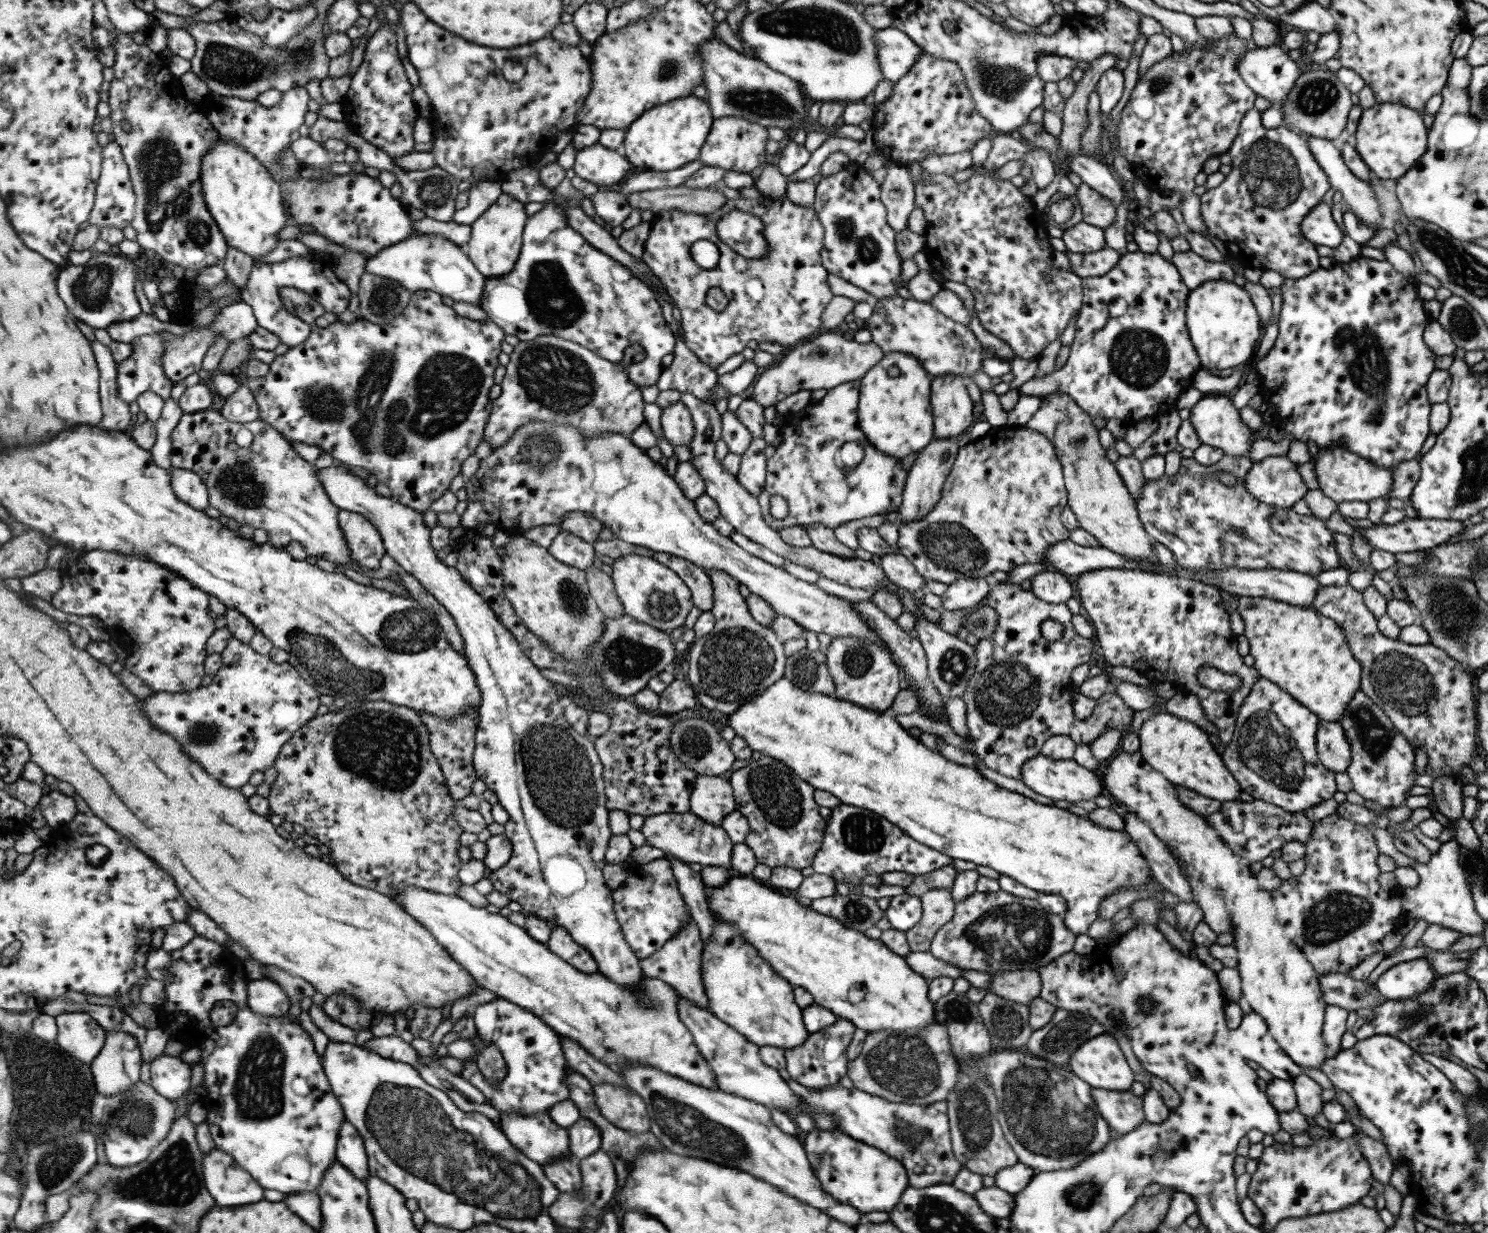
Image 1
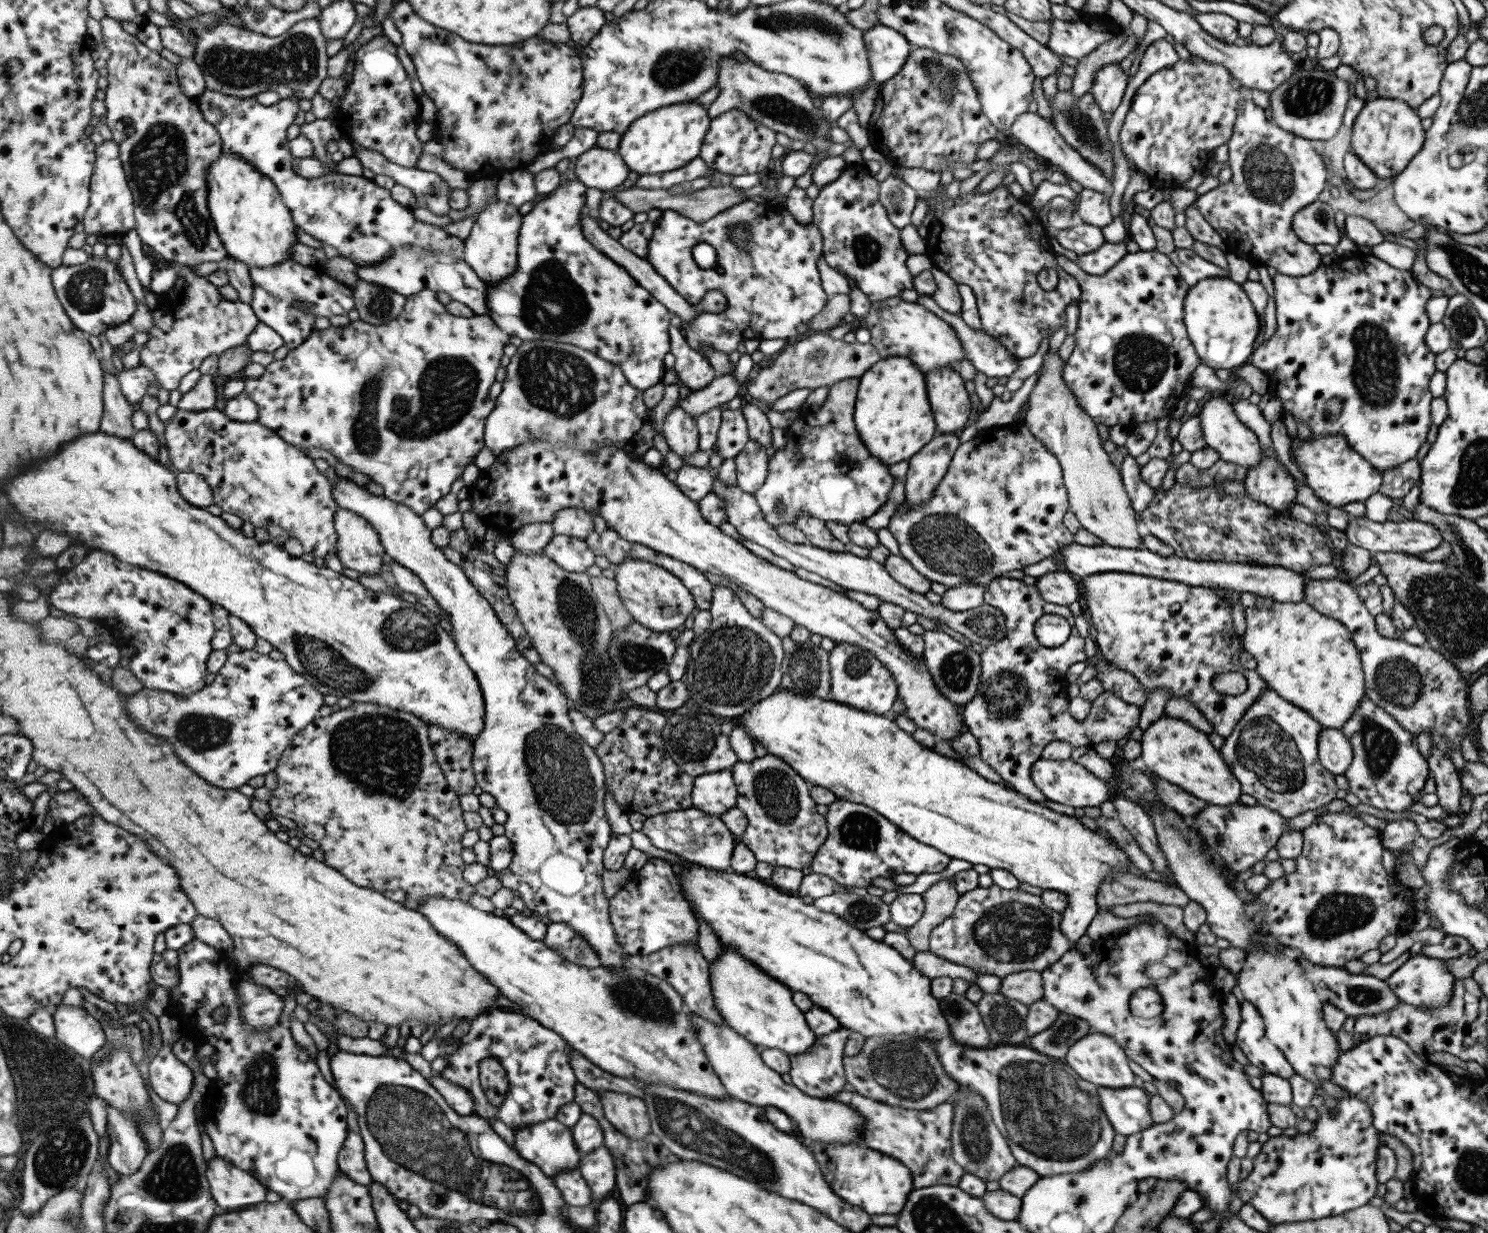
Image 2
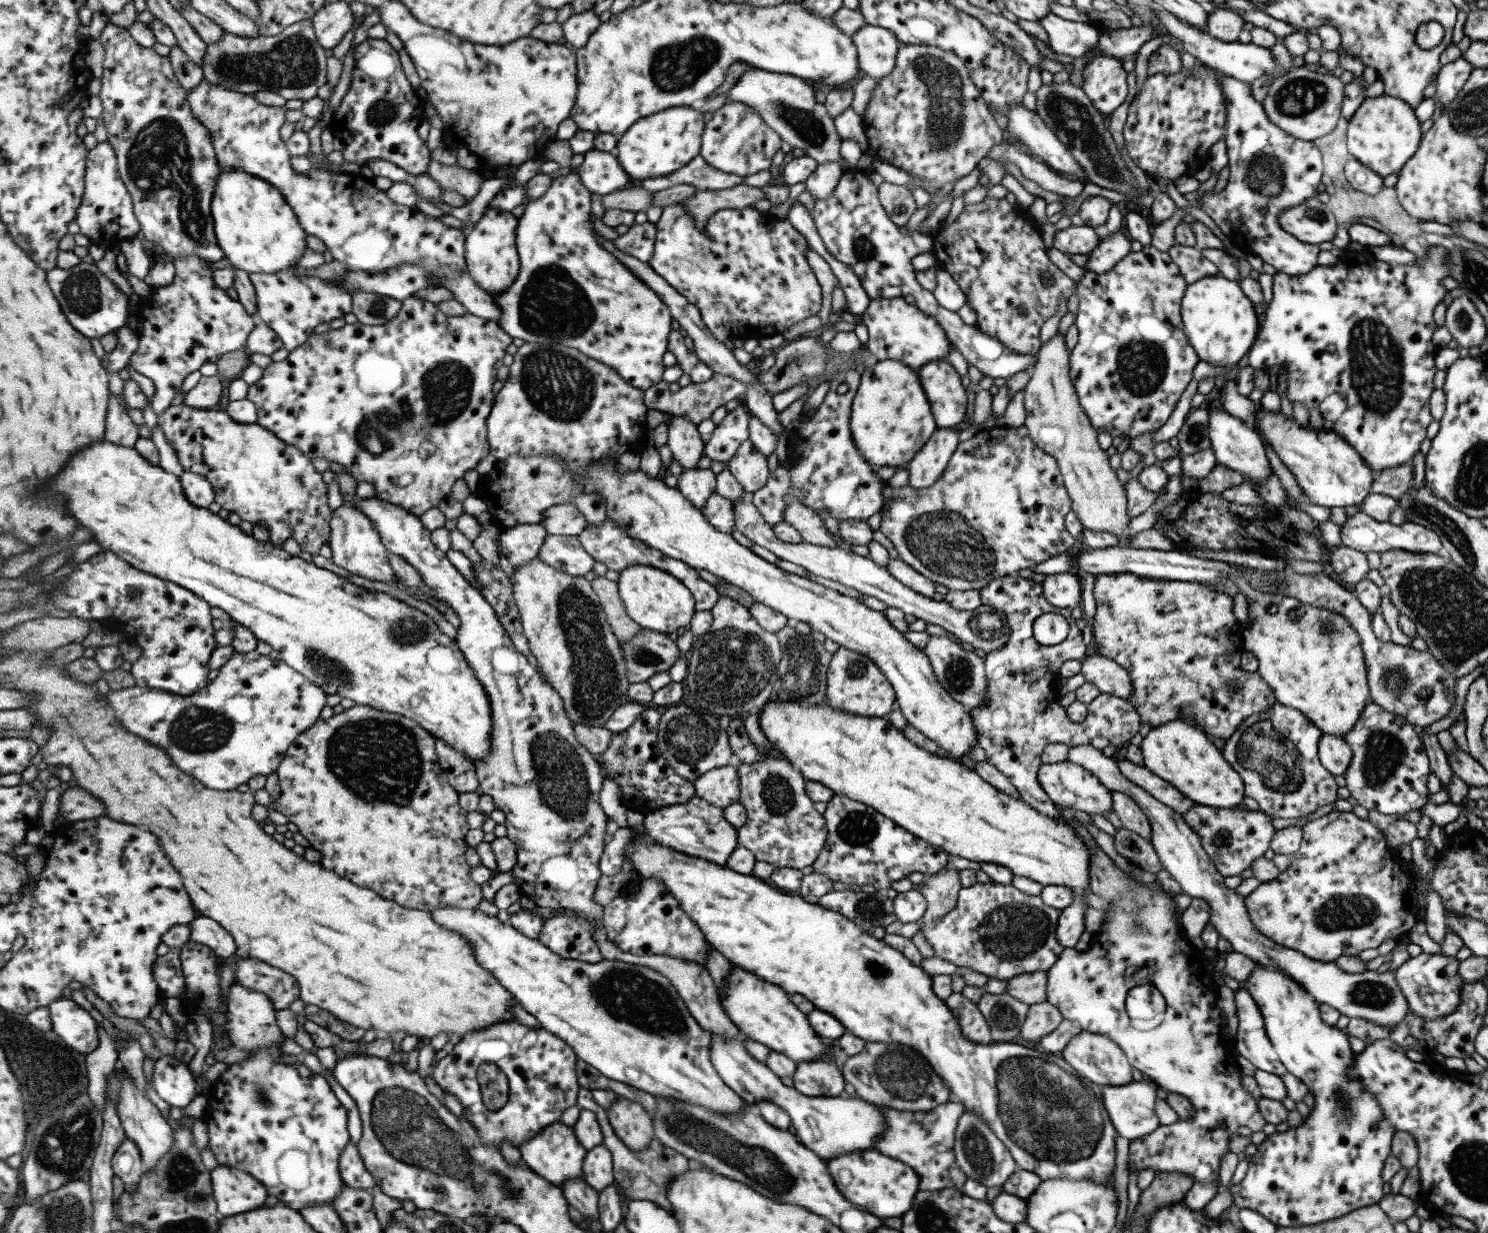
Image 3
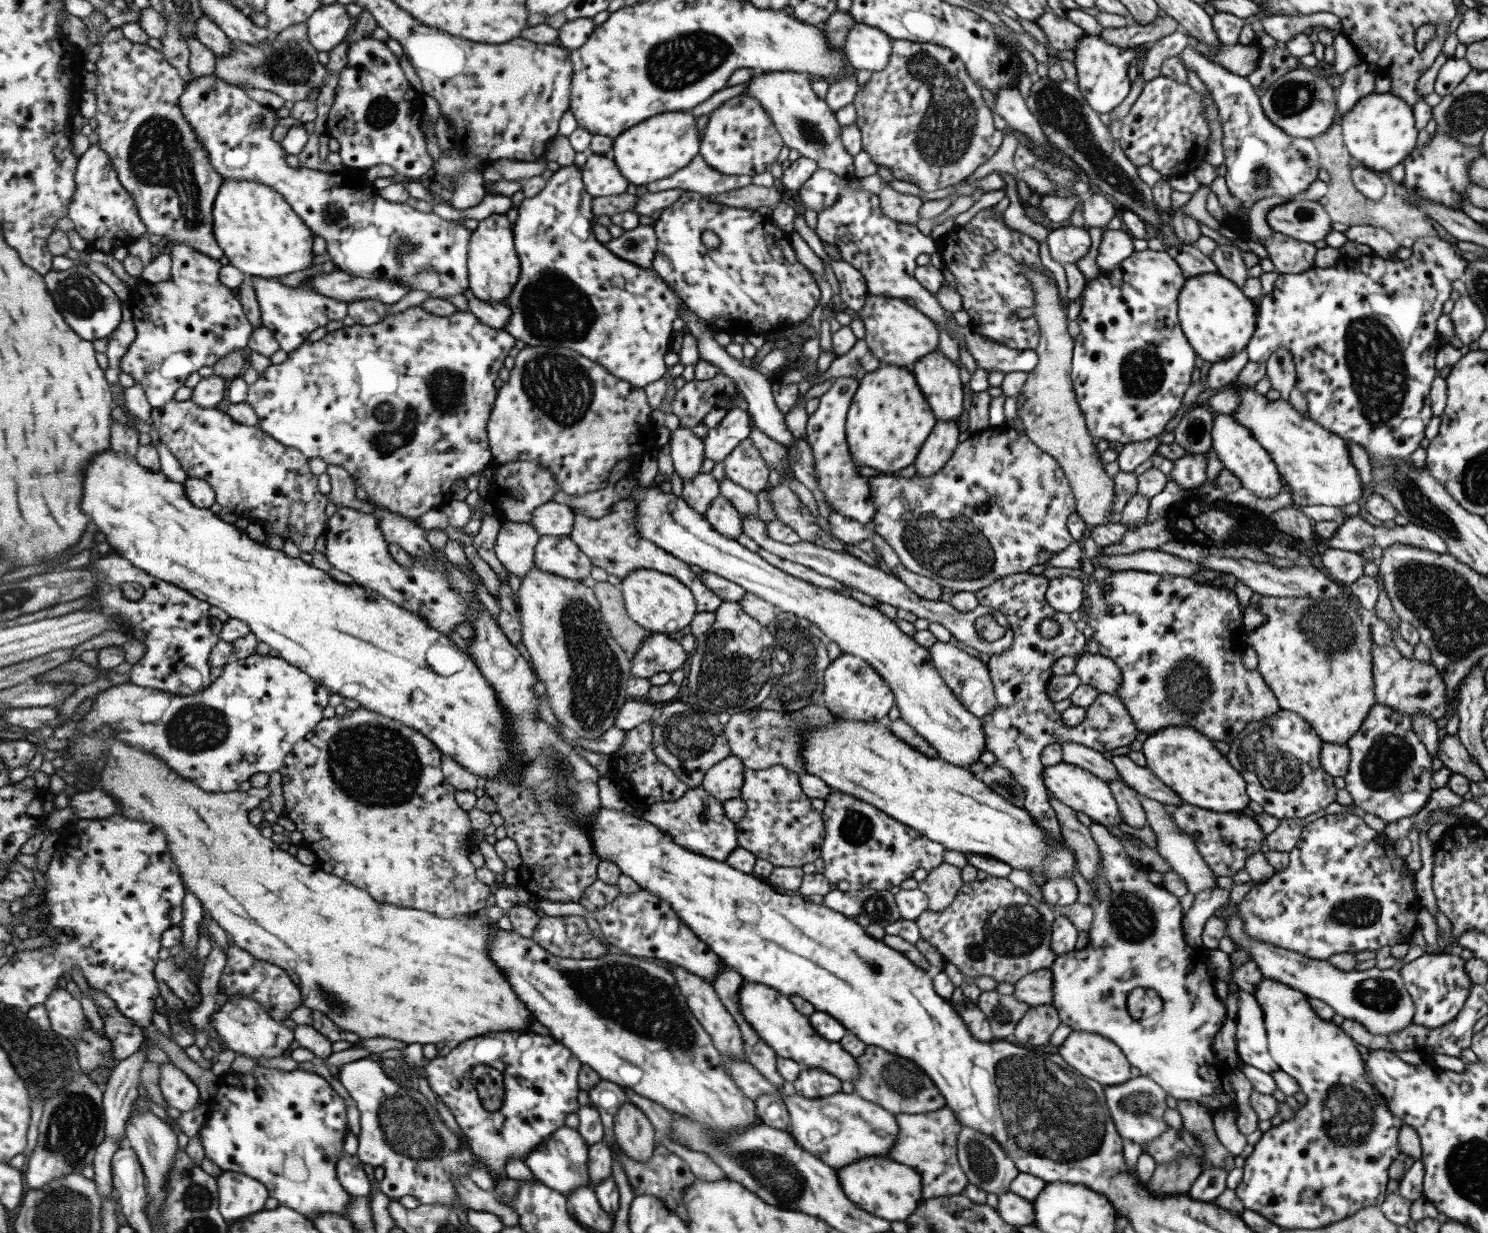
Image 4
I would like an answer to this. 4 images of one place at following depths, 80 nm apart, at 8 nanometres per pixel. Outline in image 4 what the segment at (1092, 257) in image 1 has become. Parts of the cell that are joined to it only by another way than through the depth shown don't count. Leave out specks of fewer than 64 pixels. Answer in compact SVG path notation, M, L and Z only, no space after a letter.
M1123 228L1102 231L1095 262L1099 272L1107 272L1133 254L1132 237Z

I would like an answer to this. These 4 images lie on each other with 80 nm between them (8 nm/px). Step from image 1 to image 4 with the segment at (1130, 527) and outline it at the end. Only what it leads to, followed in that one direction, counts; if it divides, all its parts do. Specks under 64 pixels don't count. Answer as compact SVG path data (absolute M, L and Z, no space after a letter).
M1027 267L1024 270L1026 279L1030 282L1033 291L1033 316L1037 321L1039 329L1039 338L1037 346L1034 351L1037 355L1036 365L1033 370L1027 373L1026 380L1021 386L1018 395L1016 396L1016 413L1021 419L1022 427L1024 429L1025 437L1037 446L1038 450L1049 454L1061 467L1063 476L1069 482L1070 494L1073 494L1075 499L1075 512L1083 519L1085 524L1091 526L1099 526L1109 523L1106 519L1107 509L1113 502L1114 483L1113 478L1109 478L1101 464L1101 454L1095 448L1095 442L1089 437L1087 427L1085 427L1085 420L1076 401L1074 395L1071 379L1070 379L1070 364L1072 359L1073 339L1067 330L1067 314L1066 306L1061 304L1059 298L1059 290L1055 285L1054 279L1050 279L1045 273Z

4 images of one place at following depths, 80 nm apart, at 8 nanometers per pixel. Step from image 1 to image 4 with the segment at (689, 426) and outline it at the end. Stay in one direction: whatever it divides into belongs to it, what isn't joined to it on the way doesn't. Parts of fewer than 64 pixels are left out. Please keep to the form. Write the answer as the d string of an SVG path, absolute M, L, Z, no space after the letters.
M677 426L677 429L670 433L666 449L673 461L673 471L682 480L699 474L699 466L704 459L704 447L702 440L693 435L689 428Z

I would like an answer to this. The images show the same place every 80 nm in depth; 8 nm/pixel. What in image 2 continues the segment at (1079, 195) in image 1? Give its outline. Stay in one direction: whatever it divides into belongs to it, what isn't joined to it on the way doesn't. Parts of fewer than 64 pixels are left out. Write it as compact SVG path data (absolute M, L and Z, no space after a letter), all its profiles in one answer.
M1083 188L1079 195L1076 213L1082 223L1103 228L1111 222L1112 217L1109 211L1108 195L1089 188Z

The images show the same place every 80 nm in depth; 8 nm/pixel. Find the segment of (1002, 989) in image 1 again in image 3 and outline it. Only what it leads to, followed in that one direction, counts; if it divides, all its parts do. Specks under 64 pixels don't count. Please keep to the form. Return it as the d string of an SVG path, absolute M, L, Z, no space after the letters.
M1045 971L1019 974L1006 981L1006 993L1023 1004L1037 1004L1046 1000Z

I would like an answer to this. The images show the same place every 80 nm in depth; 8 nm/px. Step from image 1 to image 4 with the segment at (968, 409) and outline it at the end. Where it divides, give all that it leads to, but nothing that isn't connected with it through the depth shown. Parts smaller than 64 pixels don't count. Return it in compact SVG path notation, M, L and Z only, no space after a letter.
M937 350L924 354L908 369L934 418L941 422L956 421L962 412L963 390L955 364Z

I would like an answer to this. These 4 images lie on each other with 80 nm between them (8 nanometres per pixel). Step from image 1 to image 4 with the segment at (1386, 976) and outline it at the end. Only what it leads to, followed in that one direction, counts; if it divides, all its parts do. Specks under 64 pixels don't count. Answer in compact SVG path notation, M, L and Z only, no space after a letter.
M1423 953L1405 965L1398 965L1398 974L1414 1004L1412 1022L1423 1027L1447 1025L1462 1009L1472 982L1463 970L1463 960L1454 953Z

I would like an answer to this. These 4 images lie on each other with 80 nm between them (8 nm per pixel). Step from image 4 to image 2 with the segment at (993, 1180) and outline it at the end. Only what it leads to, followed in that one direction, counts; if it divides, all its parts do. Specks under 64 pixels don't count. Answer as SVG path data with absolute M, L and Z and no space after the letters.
M959 1086L956 1092L959 1093L957 1101L950 1100L953 1107L950 1134L952 1159L964 1173L980 1178L984 1183L998 1182L1005 1172L1017 1166L1016 1160L1010 1153L1005 1139L993 1124L986 1102L974 1090L969 1090L966 1086Z

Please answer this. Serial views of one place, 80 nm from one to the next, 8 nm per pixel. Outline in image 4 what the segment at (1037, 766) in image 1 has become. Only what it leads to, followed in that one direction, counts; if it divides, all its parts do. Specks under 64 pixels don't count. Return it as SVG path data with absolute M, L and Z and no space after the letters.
M1061 762L1053 766L1043 767L1041 773L1042 783L1047 792L1053 795L1059 802L1072 808L1075 812L1083 812L1085 816L1090 818L1091 823L1095 823L1104 827L1117 827L1122 823L1117 803L1114 801L1110 793L1110 787L1094 774L1079 768L1078 766Z

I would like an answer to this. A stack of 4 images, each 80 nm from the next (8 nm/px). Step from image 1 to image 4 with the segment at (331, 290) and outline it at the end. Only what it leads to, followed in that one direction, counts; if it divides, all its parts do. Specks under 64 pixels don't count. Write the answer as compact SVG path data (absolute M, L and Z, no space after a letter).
M249 277L253 282L262 310L263 324L279 342L280 347L290 354L307 343L307 338L313 330L327 326L329 322L347 318L349 303L337 300L332 296L323 296L308 283L289 287L281 284L277 278Z

